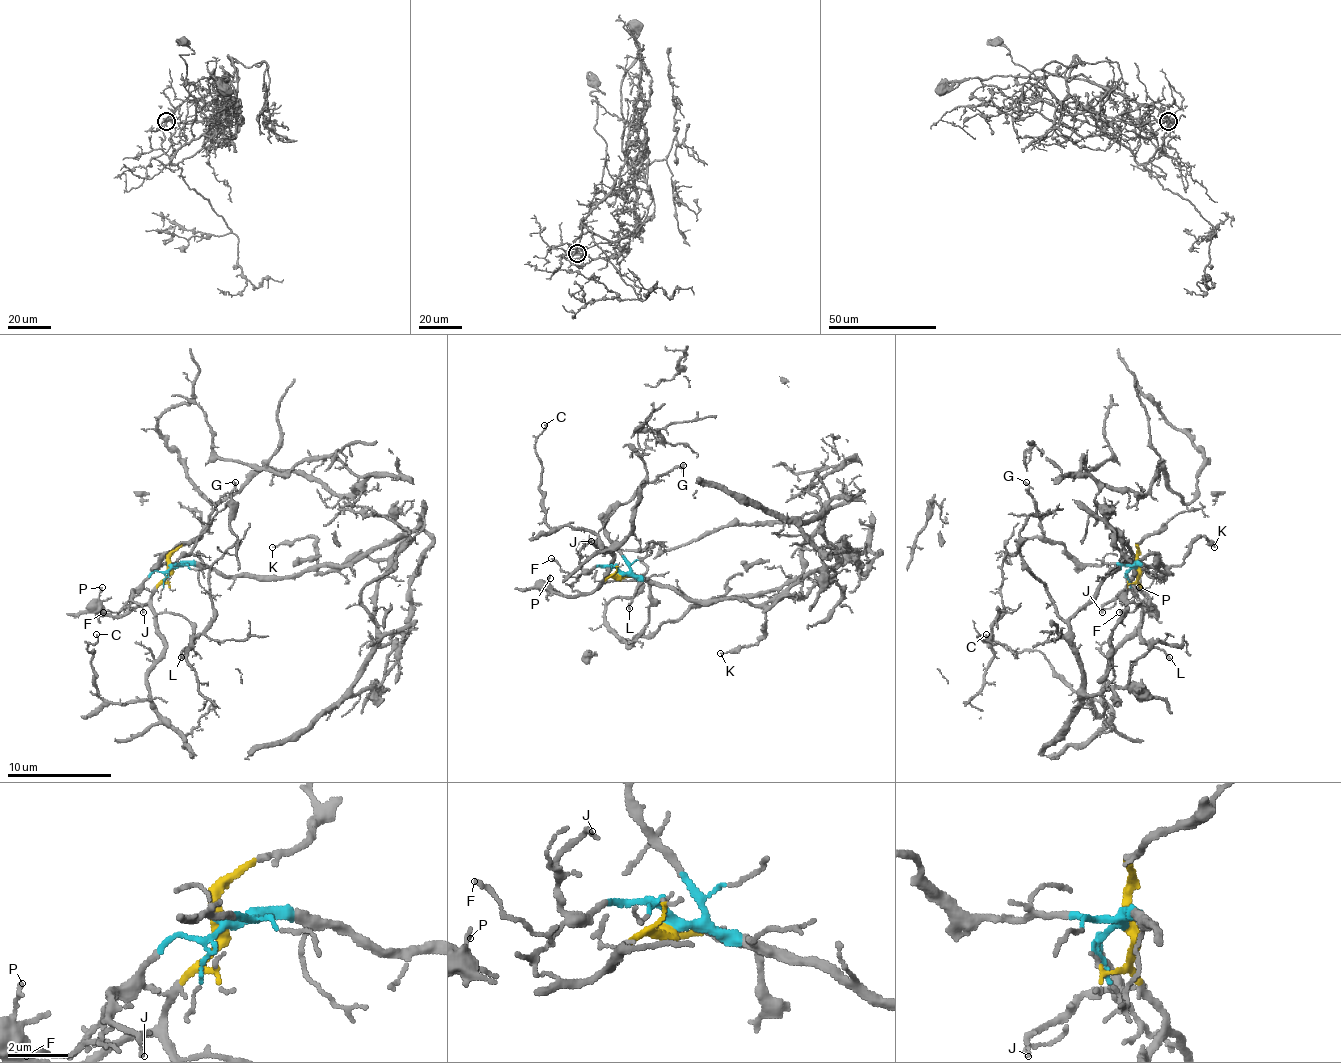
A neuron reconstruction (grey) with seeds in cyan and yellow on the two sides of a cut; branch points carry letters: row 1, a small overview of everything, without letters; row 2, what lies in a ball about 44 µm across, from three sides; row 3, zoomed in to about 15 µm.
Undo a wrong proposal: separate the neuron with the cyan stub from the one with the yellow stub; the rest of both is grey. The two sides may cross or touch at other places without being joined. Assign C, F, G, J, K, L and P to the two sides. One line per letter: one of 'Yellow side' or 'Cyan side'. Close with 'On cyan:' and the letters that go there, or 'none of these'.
C: Yellow side
F: Cyan side
G: Cyan side
J: Cyan side
K: Cyan side
L: Yellow side
P: Yellow side
On cyan: F, G, J, K

